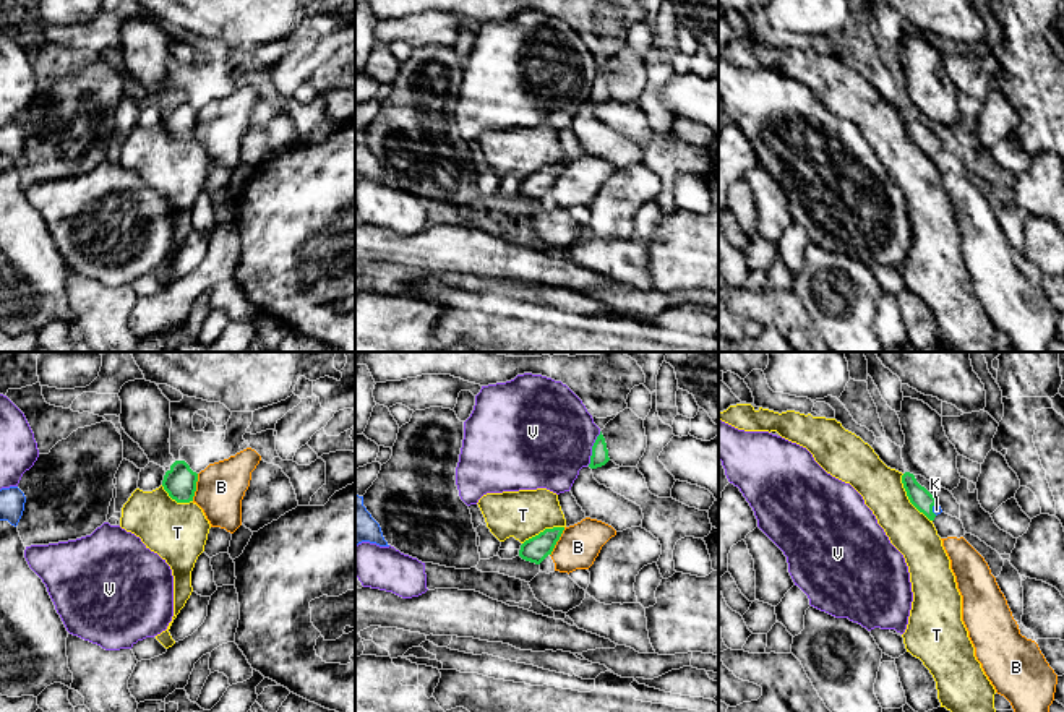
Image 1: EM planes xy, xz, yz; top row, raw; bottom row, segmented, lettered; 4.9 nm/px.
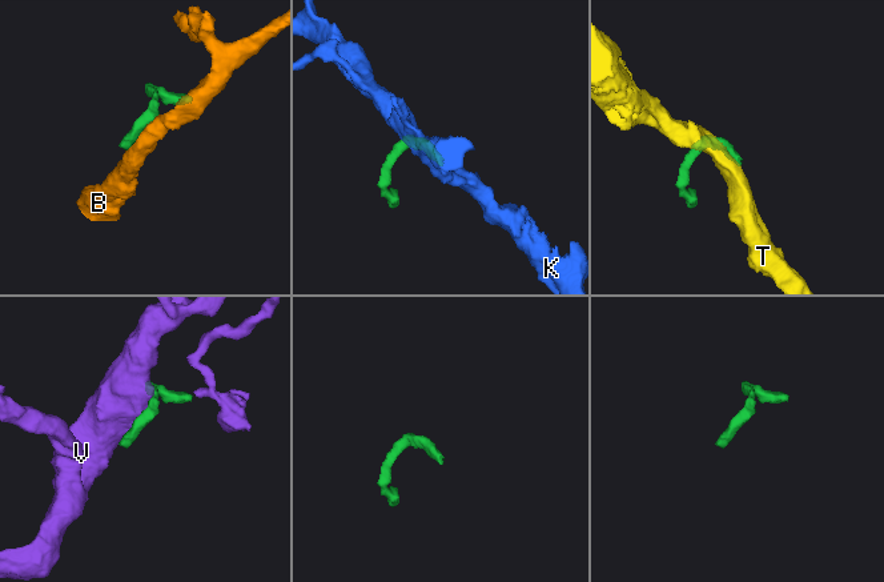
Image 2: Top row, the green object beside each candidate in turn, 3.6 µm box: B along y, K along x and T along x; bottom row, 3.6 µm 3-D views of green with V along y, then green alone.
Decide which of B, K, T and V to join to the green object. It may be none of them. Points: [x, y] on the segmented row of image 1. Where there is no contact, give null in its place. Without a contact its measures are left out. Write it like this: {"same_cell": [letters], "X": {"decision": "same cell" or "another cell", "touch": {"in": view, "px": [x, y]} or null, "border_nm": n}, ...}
{"same_cell": ["K"], "B": {"decision": "another cell", "touch": {"in": "xz", "px": [557, 540]}, "border_nm": 160}, "K": {"decision": "same cell", "touch": {"in": "yz", "px": [931, 510]}, "border_nm": 60}, "T": {"decision": "another cell", "touch": {"in": "yz", "px": [909, 498]}, "border_nm": 280}, "V": {"decision": "another cell", "touch": {"in": "xz", "px": [592, 448]}, "border_nm": 180}}

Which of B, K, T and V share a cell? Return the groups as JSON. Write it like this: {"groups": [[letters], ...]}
{"groups": [["B"], ["K"], ["T"], ["V"]]}

